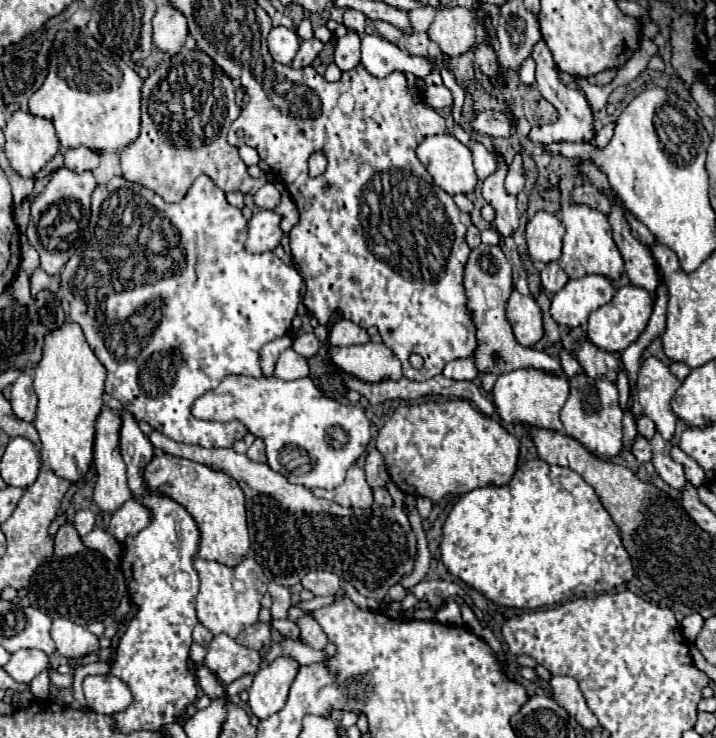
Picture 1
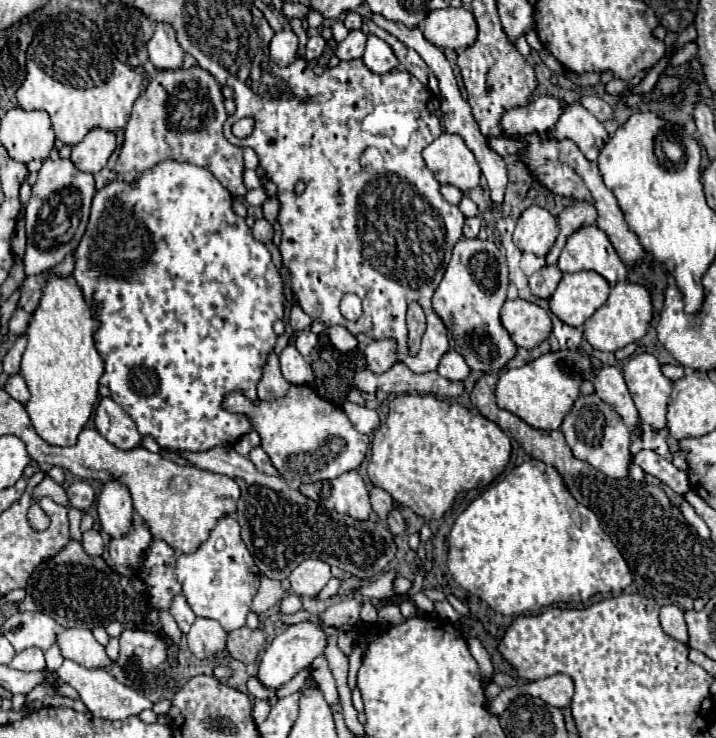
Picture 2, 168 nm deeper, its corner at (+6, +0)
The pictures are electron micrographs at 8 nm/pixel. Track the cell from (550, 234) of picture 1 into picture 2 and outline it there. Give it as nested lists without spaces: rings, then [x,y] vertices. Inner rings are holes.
[[[530,205],[522,211],[514,229],[514,243],[518,249],[534,253],[538,257],[546,257],[556,237],[558,237],[558,223],[548,209]]]

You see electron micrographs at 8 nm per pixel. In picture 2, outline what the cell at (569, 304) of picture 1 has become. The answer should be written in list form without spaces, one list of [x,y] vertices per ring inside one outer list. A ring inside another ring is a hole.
[[[596,271],[564,273],[550,297],[550,311],[566,325],[582,327],[584,321],[606,303],[610,285]]]

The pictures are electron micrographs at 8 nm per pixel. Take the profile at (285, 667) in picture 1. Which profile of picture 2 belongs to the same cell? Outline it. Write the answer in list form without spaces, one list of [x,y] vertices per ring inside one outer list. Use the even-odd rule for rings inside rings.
[[[320,619],[320,623],[312,621],[302,621],[288,625],[280,635],[274,637],[270,647],[264,651],[264,657],[260,661],[258,669],[258,679],[266,689],[278,689],[286,685],[296,673],[300,673],[306,665],[310,665],[318,655],[324,653],[328,641],[326,641],[326,623]]]

